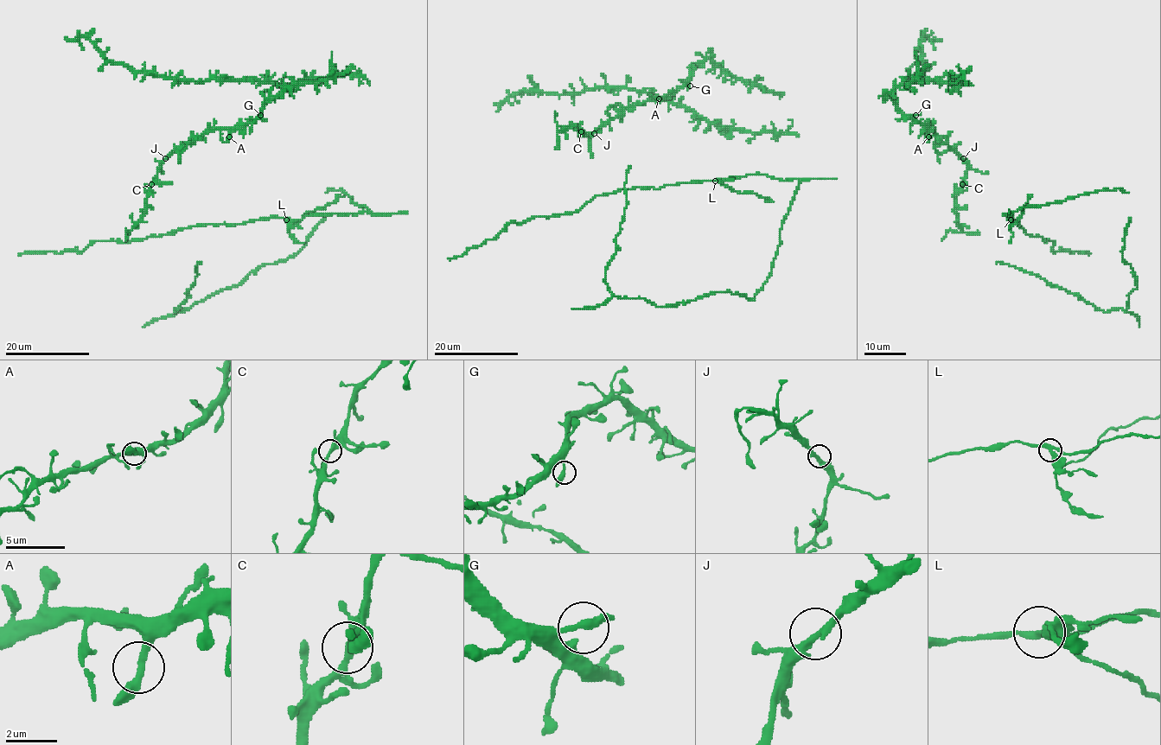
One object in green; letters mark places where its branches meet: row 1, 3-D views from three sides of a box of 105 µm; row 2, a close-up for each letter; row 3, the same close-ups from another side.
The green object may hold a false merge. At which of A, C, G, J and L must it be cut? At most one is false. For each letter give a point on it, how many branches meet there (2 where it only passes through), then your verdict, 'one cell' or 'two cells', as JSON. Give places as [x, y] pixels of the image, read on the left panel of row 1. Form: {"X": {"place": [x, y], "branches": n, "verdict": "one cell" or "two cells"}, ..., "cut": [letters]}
{"A": {"place": [229, 136], "branches": 2, "verdict": "one cell"}, "C": {"place": [151, 184], "branches": 2, "verdict": "one cell"}, "G": {"place": [260, 115], "branches": 2, "verdict": "one cell"}, "J": {"place": [165, 158], "branches": 2, "verdict": "one cell"}, "L": {"place": [286, 219], "branches": 2, "verdict": "two cells"}, "cut": ["L"]}

